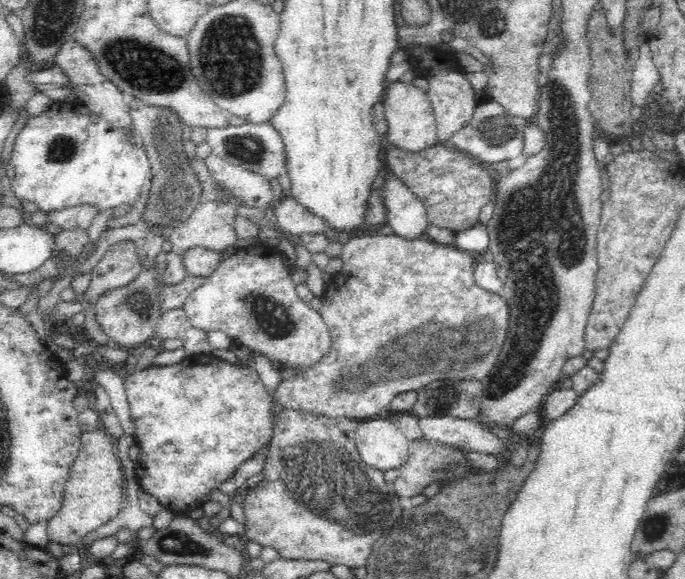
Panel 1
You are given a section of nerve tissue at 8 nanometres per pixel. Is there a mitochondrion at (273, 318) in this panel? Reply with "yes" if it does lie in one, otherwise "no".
yes

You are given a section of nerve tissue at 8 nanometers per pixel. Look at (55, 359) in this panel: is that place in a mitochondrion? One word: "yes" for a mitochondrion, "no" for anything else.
no

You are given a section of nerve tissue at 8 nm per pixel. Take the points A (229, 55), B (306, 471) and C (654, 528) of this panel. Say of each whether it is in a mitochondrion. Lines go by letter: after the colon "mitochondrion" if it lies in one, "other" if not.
A: mitochondrion
B: mitochondrion
C: mitochondrion

